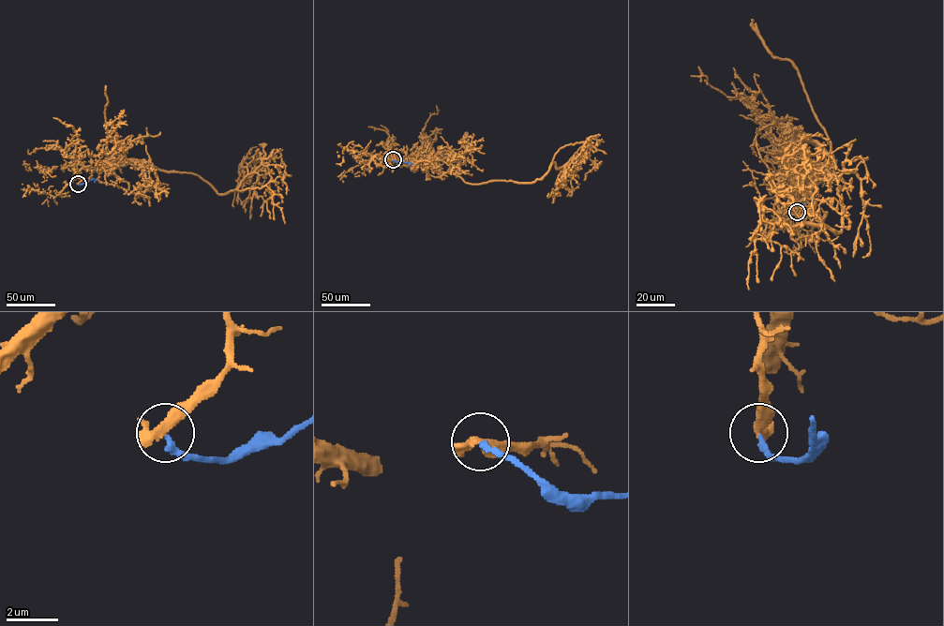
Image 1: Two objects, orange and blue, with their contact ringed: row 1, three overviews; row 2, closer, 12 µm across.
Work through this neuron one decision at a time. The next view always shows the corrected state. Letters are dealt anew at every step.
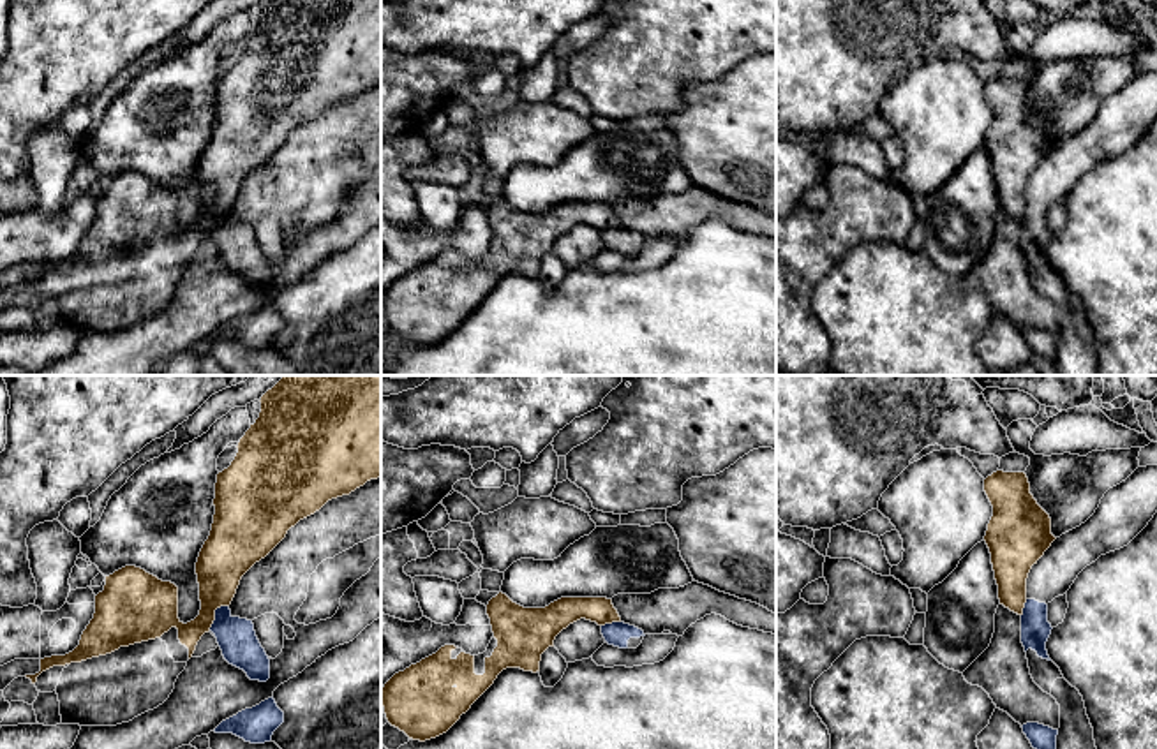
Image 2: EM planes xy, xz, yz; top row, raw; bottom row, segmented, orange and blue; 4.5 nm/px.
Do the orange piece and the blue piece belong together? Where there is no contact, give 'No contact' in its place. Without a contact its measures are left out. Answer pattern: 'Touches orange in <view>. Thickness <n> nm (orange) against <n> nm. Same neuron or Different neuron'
Touches orange in xy. Thickness 220 nm (orange) against 180 nm. Different neuron

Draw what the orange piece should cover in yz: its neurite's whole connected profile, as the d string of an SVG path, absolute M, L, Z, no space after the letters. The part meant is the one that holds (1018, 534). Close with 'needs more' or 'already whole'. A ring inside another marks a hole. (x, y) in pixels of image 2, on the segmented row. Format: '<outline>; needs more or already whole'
M997 471L984 479L993 506L984 541L991 553L1000 604L1023 615L1026 578L1056 539L1051 518L1030 493L1025 472Z; already whole

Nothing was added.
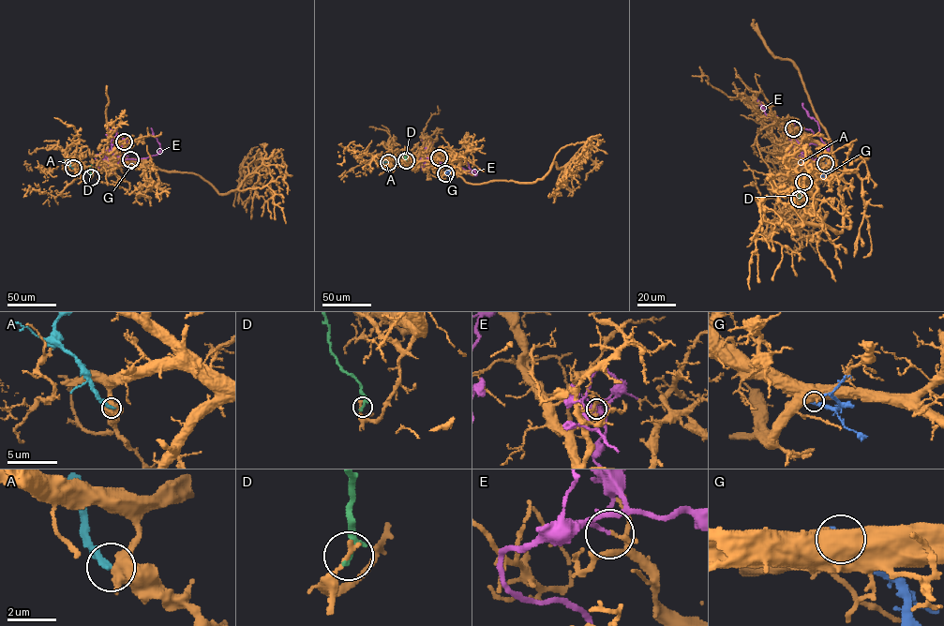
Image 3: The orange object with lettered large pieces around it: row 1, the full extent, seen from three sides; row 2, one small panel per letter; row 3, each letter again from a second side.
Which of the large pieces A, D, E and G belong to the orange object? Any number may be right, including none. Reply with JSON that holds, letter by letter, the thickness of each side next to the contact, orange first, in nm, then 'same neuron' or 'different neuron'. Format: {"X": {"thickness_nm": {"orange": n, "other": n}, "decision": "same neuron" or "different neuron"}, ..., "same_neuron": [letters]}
{"A": {"thickness_nm": {"orange": 600, "other": 320}, "decision": "different neuron"}, "D": {"thickness_nm": {"orange": 220, "other": 260}, "decision": "different neuron"}, "E": {"thickness_nm": {"orange": 180, "other": 110}, "decision": "different neuron"}, "G": {"thickness_nm": {"orange": 900, "other": 380}, "decision": "different neuron"}, "same_neuron": []}

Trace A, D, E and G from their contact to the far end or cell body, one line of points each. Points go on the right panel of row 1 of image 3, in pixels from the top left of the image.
A: (803, 182), (801, 165)
D: (799, 199), (791, 174)
E: (793, 128), (785, 132), (801, 146), (805, 165), (811, 166), (829, 145), (802, 103)
G: (825, 163), (825, 171), (815, 181)

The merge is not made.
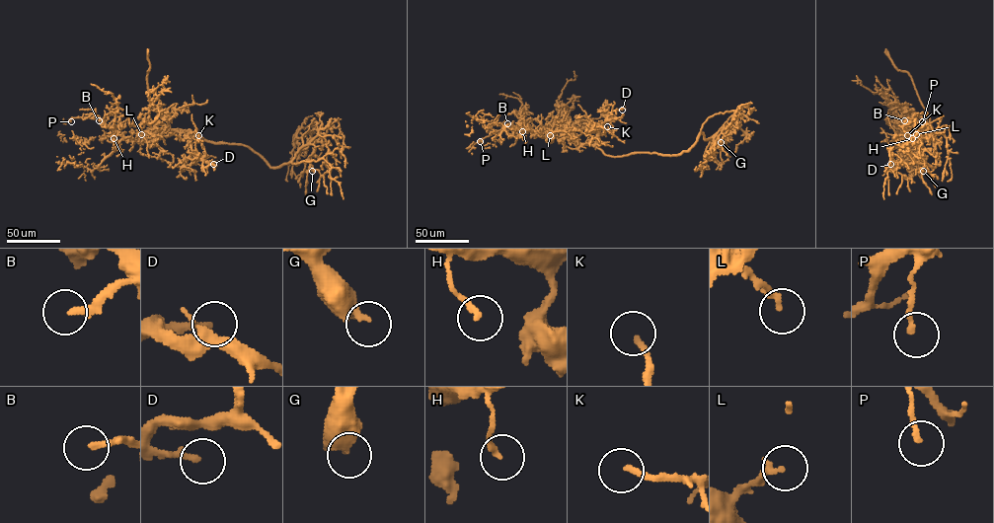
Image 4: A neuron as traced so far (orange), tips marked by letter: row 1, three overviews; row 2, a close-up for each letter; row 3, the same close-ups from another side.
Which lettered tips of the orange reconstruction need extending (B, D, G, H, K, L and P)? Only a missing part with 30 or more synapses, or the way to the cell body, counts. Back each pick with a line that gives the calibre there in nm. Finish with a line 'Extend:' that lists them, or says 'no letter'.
B: 220 nm
D: 200 nm
K: 190 nm
Extend: B, D, K

